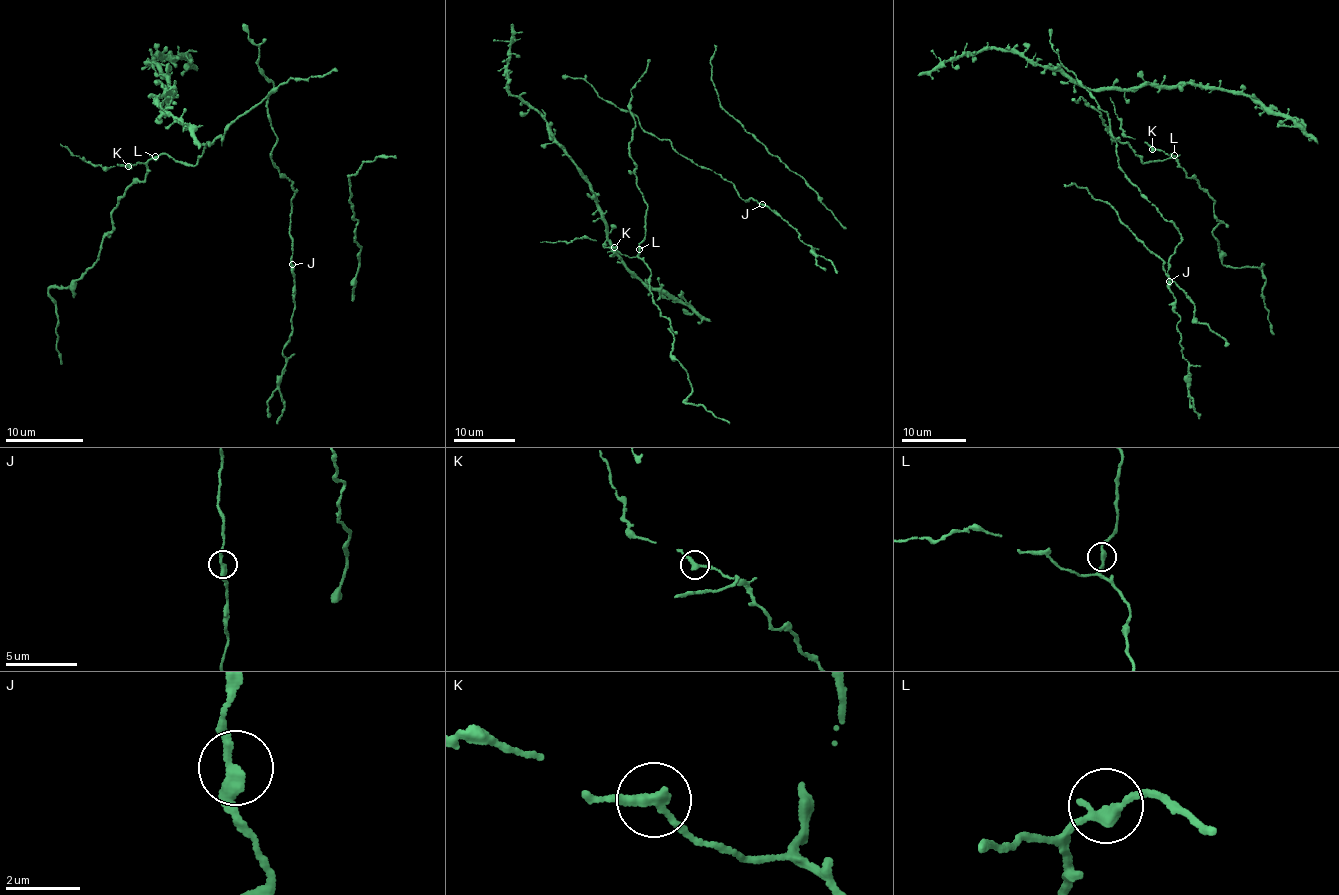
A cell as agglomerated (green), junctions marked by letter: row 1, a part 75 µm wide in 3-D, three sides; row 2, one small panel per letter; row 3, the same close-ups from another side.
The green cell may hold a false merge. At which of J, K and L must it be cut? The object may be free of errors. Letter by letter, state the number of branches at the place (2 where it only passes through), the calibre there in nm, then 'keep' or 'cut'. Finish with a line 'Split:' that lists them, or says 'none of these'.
J: branches 2; calibre 280 nm; keep
K: branches 2; calibre 280 nm; keep
L: branches 2; calibre 280 nm; keep
Split: none of these

